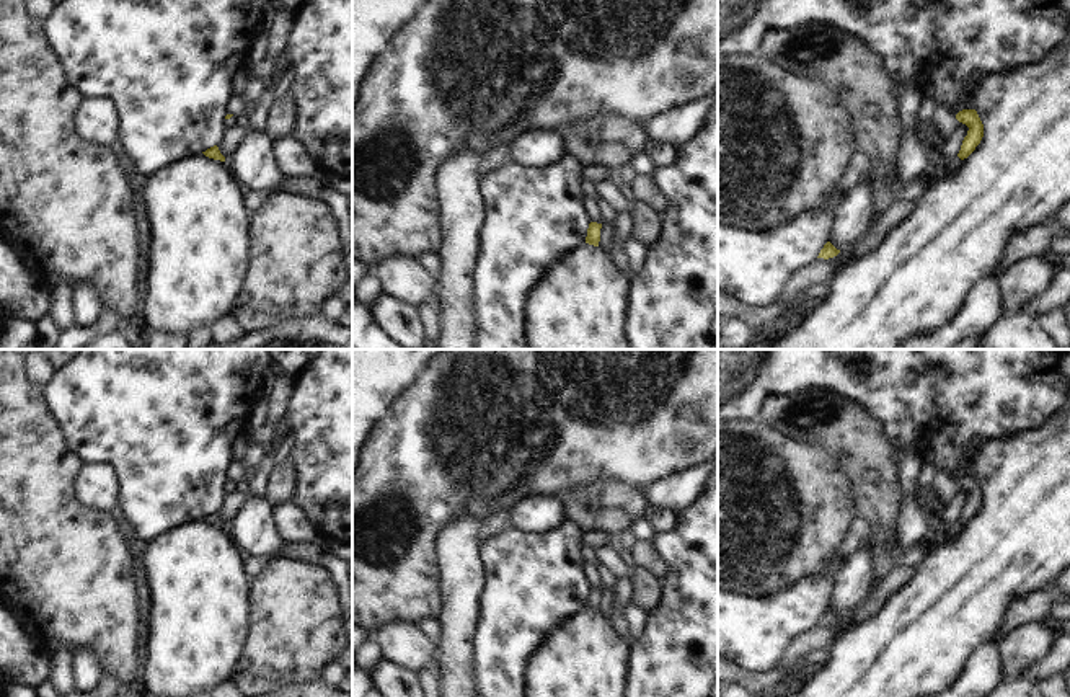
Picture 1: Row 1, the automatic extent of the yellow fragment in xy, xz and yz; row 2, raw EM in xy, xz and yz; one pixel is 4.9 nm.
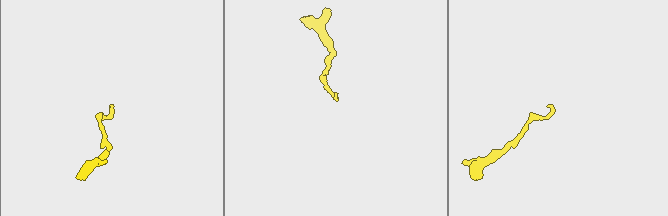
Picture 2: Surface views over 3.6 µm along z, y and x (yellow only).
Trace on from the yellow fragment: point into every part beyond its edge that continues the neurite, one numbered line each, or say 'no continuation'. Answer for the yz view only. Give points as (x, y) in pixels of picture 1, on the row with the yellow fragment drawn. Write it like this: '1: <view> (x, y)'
1: yz (945, 116)

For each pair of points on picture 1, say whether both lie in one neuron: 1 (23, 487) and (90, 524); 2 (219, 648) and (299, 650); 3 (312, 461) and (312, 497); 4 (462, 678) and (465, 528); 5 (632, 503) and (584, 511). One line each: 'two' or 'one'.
1: one
2: two
3: one
4: one
5: one

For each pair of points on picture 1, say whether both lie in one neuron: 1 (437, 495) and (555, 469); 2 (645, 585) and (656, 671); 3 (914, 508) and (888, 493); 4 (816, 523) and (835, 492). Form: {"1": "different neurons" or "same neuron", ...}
{"1": "same neuron", "2": "different neurons", "3": "different neurons", "4": "same neuron"}

